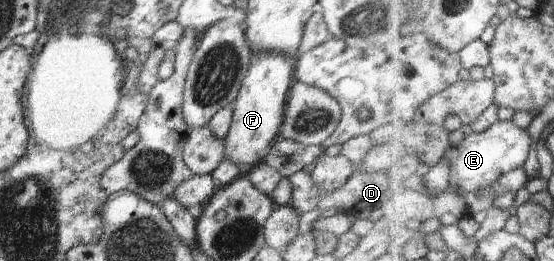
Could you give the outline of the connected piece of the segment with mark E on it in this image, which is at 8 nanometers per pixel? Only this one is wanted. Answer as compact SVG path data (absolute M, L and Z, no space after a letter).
M497 121L485 132L473 132L458 144L450 146L446 157L450 162L450 177L455 194L466 199L469 215L493 208L493 198L486 190L504 174L525 166L529 152L533 150L533 140L527 128L519 128L511 121Z

